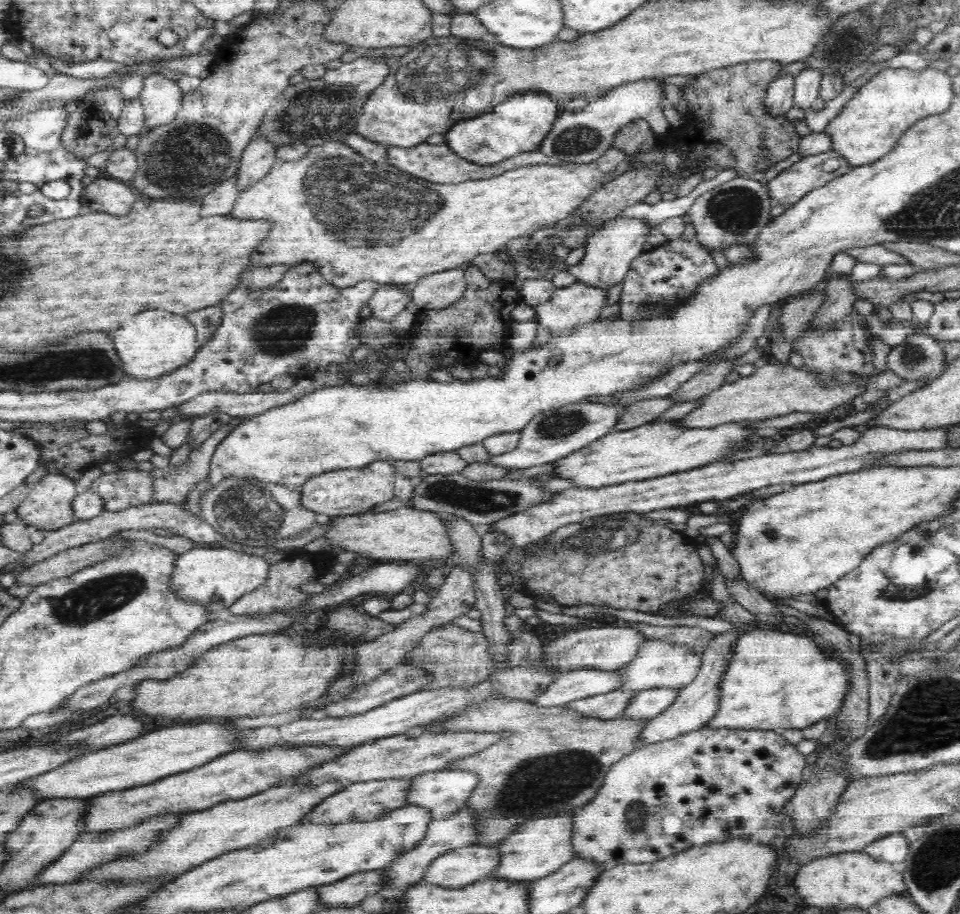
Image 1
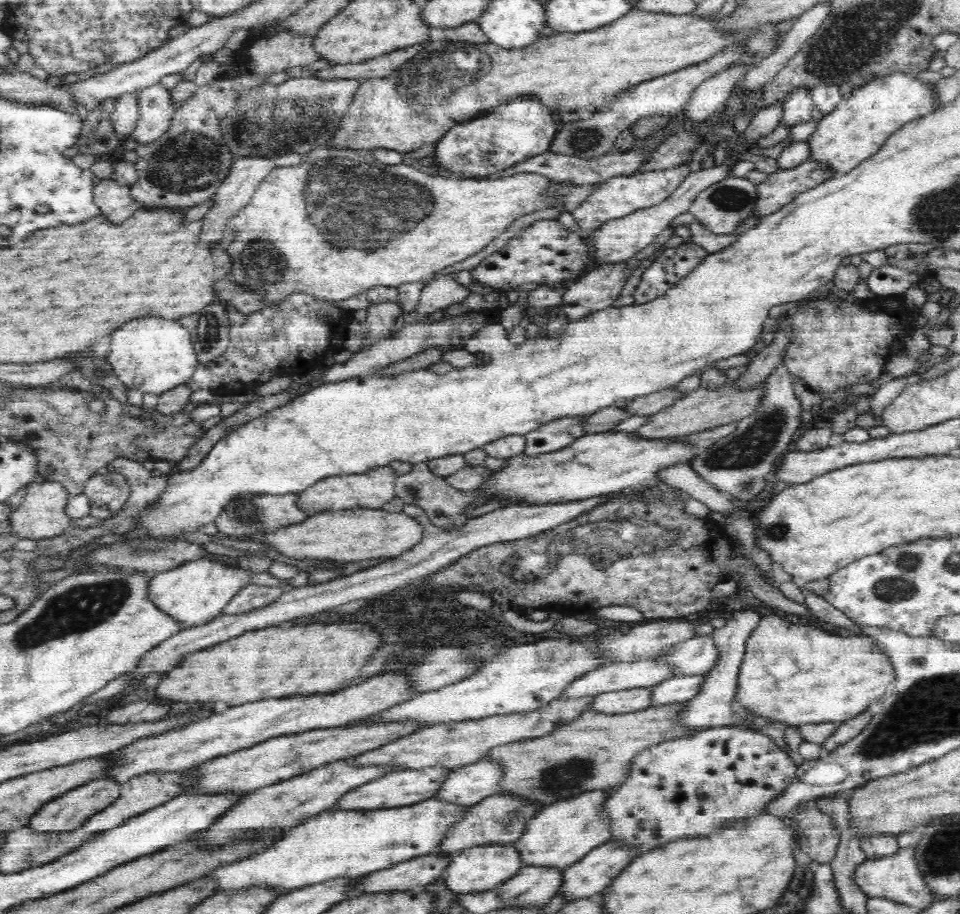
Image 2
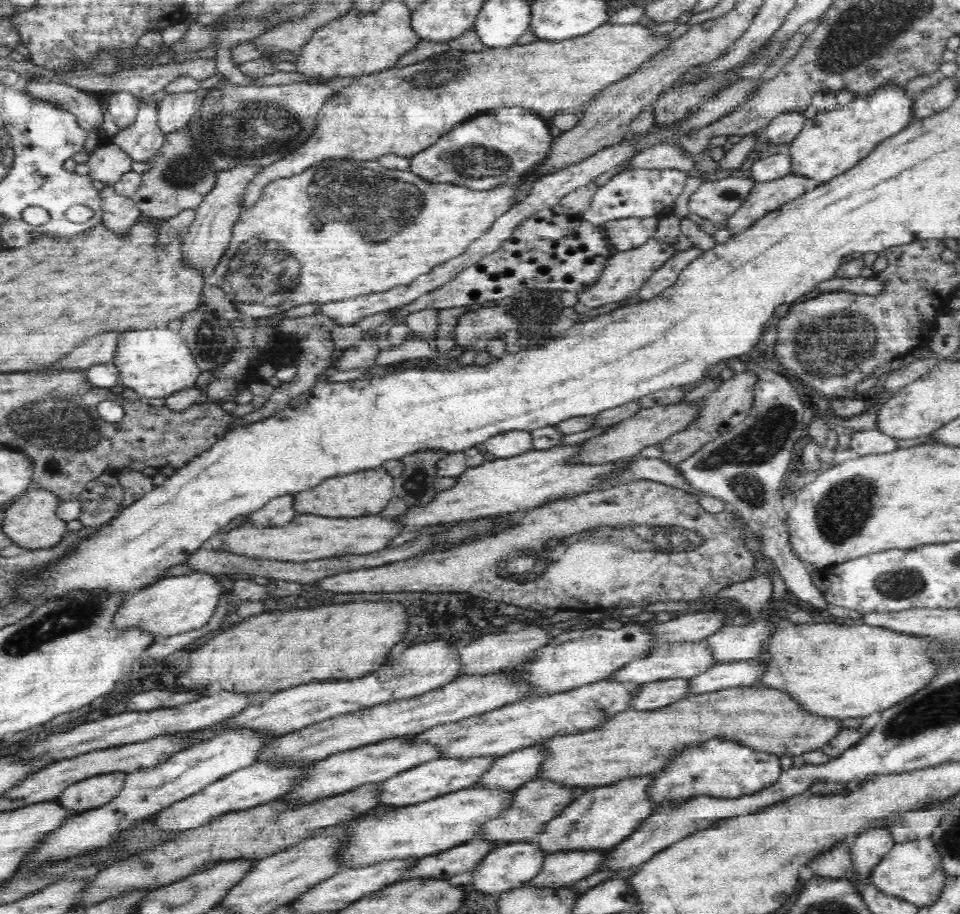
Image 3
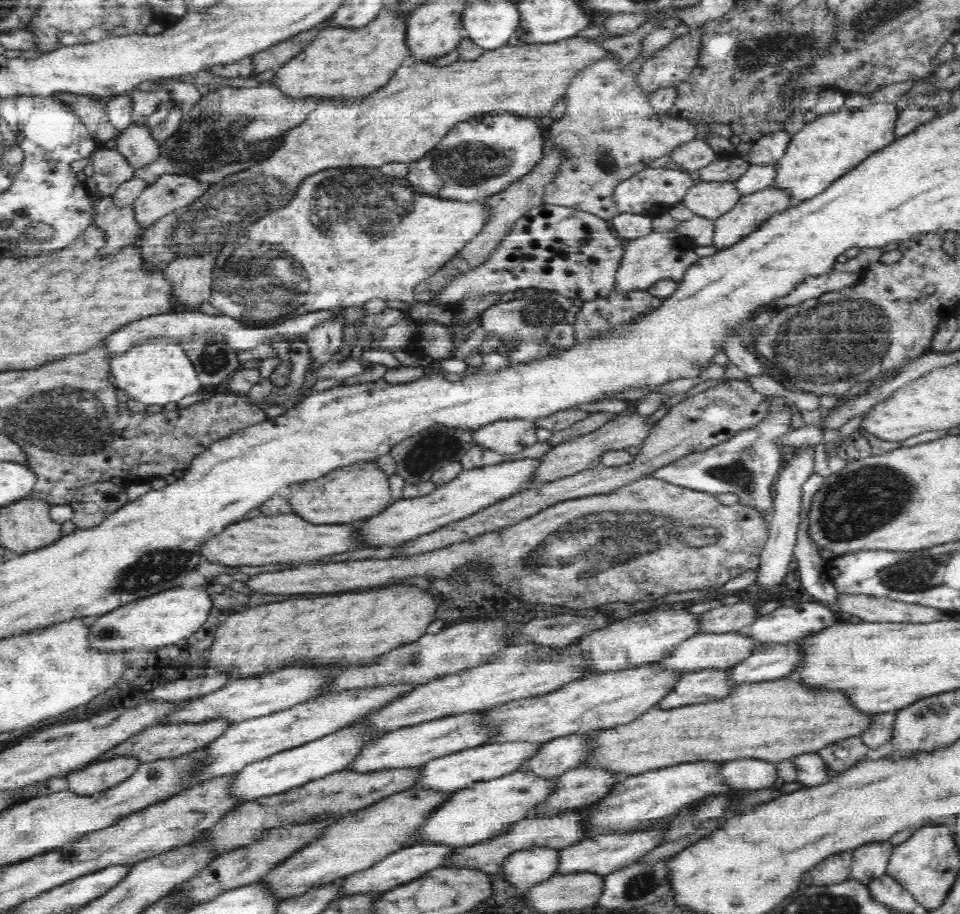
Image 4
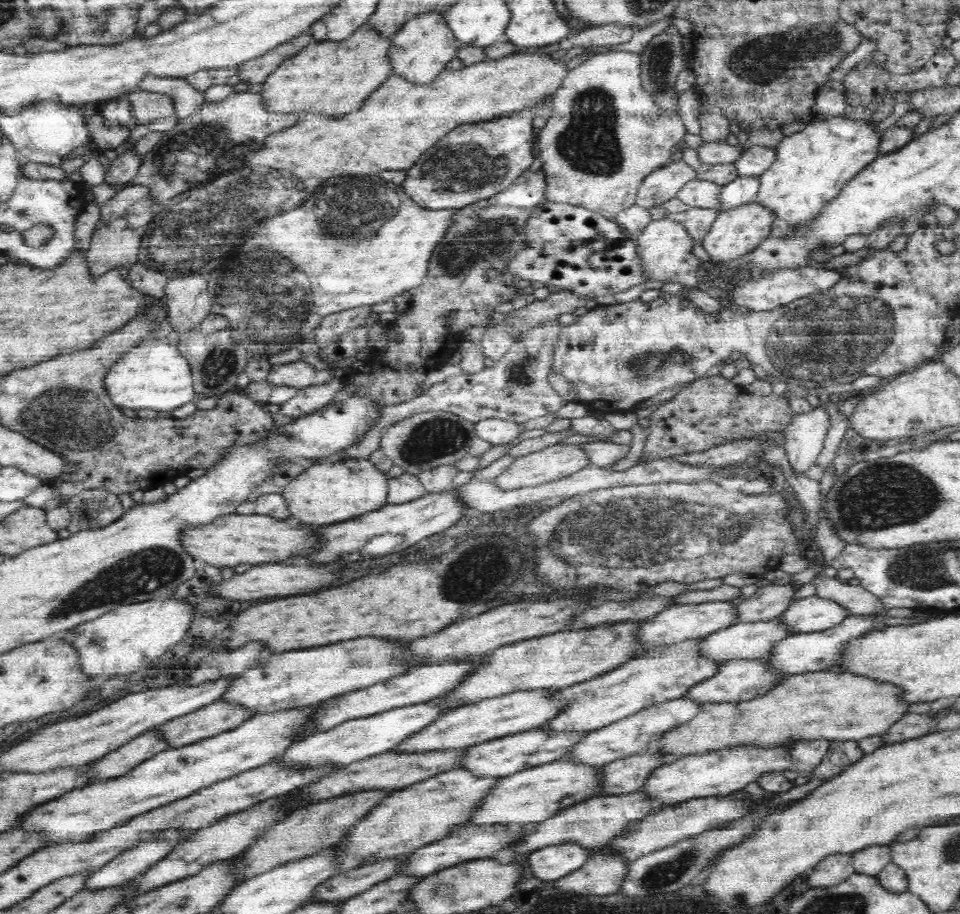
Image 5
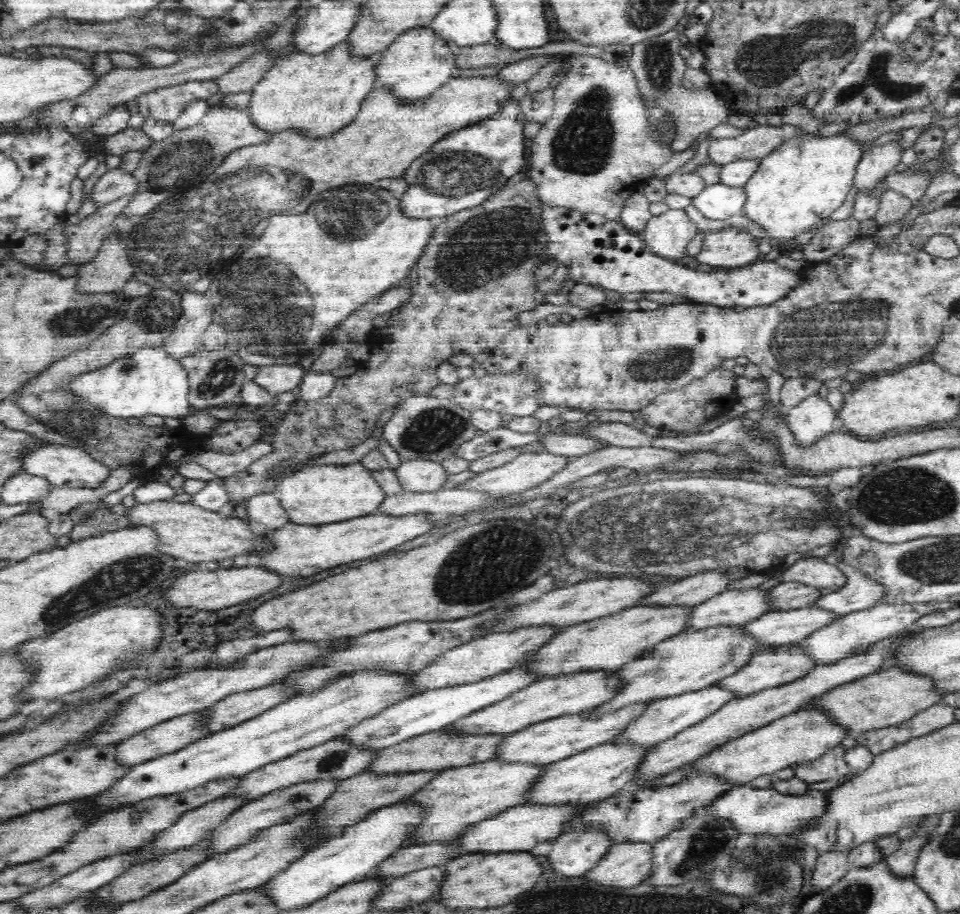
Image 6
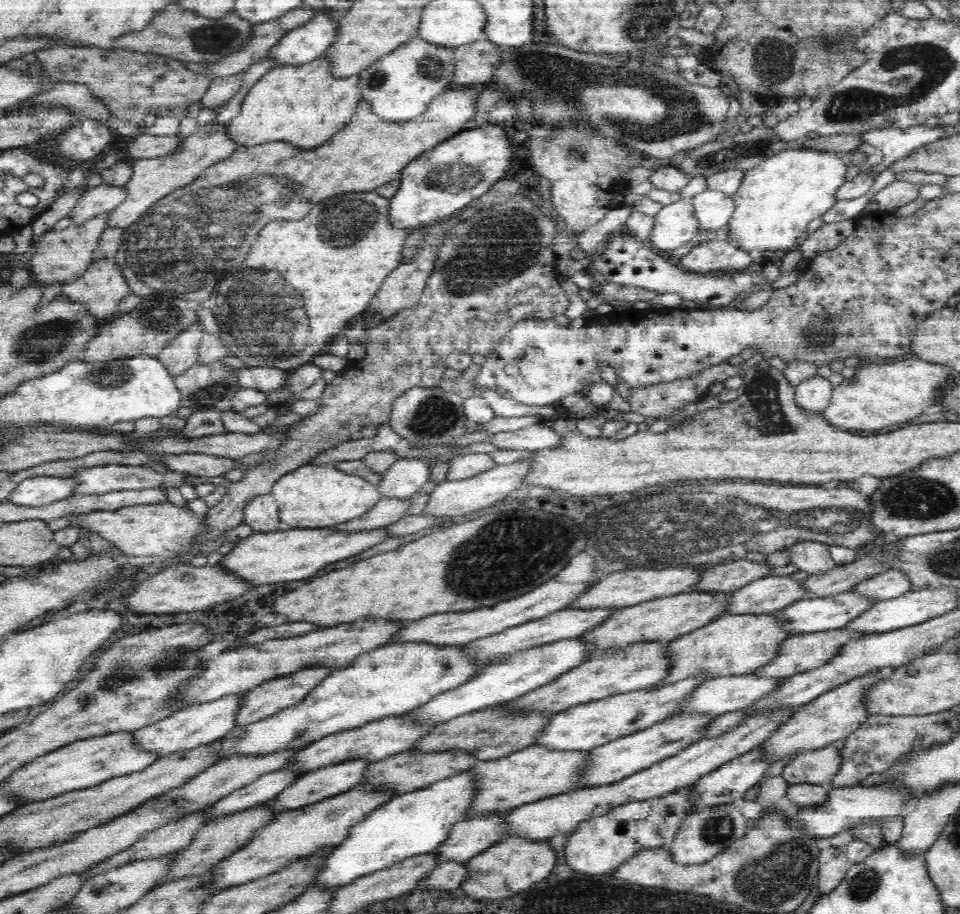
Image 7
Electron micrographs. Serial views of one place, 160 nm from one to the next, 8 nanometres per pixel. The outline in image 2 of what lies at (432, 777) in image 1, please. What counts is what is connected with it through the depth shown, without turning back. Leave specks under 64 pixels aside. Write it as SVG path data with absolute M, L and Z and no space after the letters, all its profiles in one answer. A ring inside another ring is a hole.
M486 759L463 767L455 767L443 780L431 798L445 799L460 805L472 806L487 796L496 795L502 769Z

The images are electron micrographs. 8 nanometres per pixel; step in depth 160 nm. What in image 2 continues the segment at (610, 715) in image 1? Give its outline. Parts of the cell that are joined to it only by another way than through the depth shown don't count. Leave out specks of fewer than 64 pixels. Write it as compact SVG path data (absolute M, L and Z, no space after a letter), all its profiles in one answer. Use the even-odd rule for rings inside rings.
M643 687L602 693L596 696L592 710L604 714L626 714L652 706L653 688Z

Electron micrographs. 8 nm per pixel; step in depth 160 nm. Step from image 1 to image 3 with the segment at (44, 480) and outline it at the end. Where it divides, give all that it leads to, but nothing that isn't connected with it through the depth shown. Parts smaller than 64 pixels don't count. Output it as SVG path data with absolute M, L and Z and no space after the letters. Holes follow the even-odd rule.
M31 487L16 498L10 507L4 510L2 520L2 531L15 545L25 550L36 550L50 548L57 545L62 537L69 532L66 521L60 519L56 514L60 497L56 497L50 490Z

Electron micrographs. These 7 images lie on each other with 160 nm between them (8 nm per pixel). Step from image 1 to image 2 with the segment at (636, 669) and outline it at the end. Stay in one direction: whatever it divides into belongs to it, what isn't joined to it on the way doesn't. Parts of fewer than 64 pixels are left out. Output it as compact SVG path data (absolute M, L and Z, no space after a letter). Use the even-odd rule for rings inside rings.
M698 636L698 638L689 638L682 642L676 648L665 652L658 657L662 660L668 659L670 665L674 667L676 676L696 676L707 673L717 661L718 649L714 643L713 636Z

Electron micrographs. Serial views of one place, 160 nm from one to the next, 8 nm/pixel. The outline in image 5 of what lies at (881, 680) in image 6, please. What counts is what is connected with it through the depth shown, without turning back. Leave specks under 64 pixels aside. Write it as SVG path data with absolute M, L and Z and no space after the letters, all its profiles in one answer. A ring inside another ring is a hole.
M835 669L786 675L780 685L752 700L737 703L702 703L699 711L690 720L667 730L646 749L650 752L660 751L664 755L662 765L667 765L689 755L722 750L724 747L735 746L736 743L756 743L771 747L788 739L797 741L826 738L832 741L845 739L859 741L867 736L879 738L899 718L908 713L909 705L910 702L904 699L902 686L866 678L864 675L837 672Z

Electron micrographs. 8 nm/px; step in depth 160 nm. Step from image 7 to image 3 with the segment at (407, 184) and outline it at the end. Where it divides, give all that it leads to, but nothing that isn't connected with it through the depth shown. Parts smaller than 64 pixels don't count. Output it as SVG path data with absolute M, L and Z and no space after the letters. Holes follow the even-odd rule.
M504 107L490 114L484 114L472 122L463 122L448 131L448 134L438 139L422 153L411 157L411 172L431 185L465 186L475 191L485 191L501 187L502 185L514 185L521 182L525 176L537 167L550 153L553 142L552 134L545 125L542 116L530 113L530 110Z

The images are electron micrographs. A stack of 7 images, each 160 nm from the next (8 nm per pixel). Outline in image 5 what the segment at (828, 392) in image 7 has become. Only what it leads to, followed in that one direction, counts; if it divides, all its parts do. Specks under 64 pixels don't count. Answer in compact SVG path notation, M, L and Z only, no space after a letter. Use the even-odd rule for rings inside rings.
M818 406L794 418L784 432L784 447L791 469L803 474L814 466L824 446L824 438L831 428L830 415L824 406Z

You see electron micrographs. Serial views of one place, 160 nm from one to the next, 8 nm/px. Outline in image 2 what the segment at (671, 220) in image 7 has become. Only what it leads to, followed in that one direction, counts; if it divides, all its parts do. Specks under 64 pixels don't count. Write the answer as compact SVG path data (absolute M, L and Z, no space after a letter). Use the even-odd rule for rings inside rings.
M626 262L599 265L582 281L566 288L562 302L555 309L561 310L568 320L576 321L612 307L627 284L629 273Z

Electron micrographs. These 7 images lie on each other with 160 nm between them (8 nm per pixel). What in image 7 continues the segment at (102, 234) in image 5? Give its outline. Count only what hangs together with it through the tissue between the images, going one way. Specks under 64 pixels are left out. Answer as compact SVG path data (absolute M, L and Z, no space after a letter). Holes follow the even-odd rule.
M110 257L93 260L86 273L76 282L64 285L62 291L60 299L81 304L89 316L104 320L118 311L122 298L130 294L130 287L123 281L115 257Z

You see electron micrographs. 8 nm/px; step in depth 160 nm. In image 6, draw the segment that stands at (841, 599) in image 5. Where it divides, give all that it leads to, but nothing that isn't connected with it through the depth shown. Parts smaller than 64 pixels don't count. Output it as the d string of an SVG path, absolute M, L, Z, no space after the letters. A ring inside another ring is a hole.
M818 557L798 558L784 573L774 573L781 582L804 582L810 586L828 588L832 592L846 584L846 575L838 567Z

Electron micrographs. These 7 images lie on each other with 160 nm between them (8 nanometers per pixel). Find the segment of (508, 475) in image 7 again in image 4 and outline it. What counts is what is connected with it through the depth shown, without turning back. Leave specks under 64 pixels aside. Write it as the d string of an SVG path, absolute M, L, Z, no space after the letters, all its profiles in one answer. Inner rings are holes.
M637 411L618 415L614 421L608 422L594 430L594 432L582 435L554 446L550 451L542 456L535 470L529 476L530 482L550 482L557 481L559 478L569 477L583 470L593 469L600 465L600 458L610 452L610 450L628 450L630 446L638 446L648 436L648 432L653 428L648 424L648 417L642 417Z

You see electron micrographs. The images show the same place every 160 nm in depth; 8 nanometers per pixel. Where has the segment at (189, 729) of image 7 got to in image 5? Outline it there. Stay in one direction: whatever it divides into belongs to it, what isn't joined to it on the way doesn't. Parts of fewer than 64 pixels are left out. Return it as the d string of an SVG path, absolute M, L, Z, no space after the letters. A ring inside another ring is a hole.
M151 729L106 754L101 760L94 761L92 779L94 782L100 782L108 778L118 778L166 749L168 739L164 731Z

